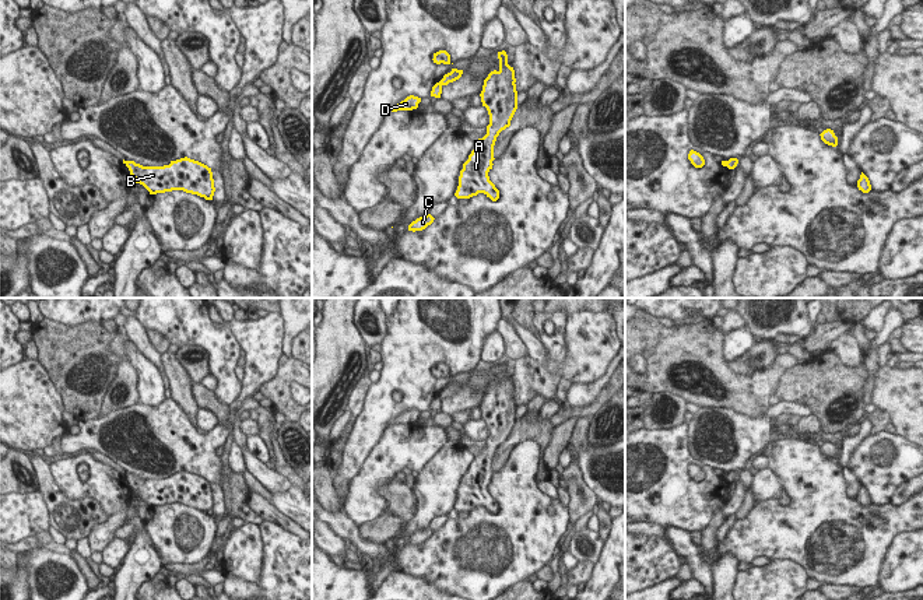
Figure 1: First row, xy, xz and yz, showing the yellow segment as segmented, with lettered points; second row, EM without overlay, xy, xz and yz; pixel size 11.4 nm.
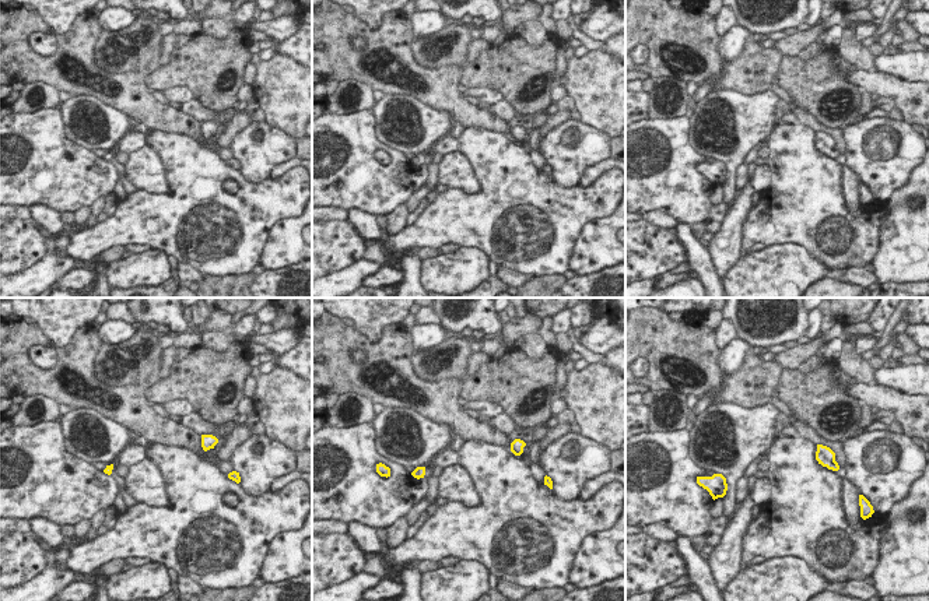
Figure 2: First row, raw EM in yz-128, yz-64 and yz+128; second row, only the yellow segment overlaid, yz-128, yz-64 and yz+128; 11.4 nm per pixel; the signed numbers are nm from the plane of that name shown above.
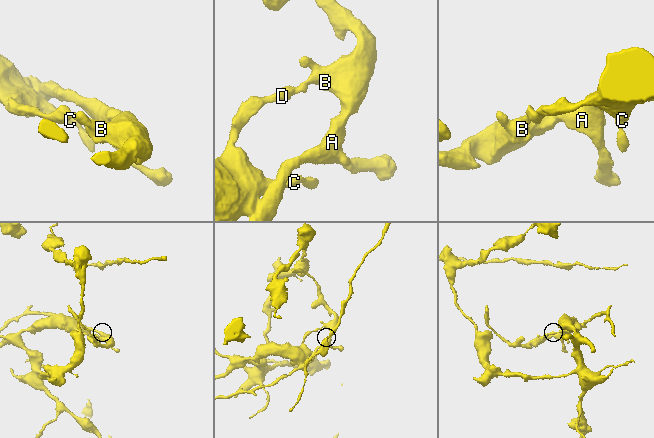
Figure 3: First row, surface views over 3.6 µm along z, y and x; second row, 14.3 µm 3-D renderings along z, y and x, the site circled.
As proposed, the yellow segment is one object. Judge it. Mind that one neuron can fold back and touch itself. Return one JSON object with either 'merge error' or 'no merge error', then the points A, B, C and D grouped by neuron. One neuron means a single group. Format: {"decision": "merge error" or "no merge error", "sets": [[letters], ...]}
{"decision": "merge error", "sets": [["A", "B"], ["C", "D"]]}

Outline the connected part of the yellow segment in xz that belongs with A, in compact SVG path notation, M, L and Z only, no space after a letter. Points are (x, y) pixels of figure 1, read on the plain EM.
M505 364L498 365L499 383L494 383L484 393L480 407L482 420L489 428L487 448L475 453L475 462L463 477L459 490L459 499L455 506L457 512L470 512L484 506L492 515L499 512L499 503L489 494L488 485L492 483L494 459L502 443L510 439L510 434L517 422L517 404L515 383L508 378Z

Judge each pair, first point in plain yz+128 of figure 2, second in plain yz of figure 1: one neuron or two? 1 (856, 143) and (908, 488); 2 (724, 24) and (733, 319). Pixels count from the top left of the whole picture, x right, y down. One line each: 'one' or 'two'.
1: two
2: one

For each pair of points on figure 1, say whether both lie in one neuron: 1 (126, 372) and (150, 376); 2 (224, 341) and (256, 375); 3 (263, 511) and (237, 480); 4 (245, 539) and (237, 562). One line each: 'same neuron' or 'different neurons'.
1: different neurons
2: different neurons
3: different neurons
4: same neuron

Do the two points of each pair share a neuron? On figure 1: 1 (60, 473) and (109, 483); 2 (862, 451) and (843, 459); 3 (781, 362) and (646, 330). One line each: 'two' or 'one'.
1: one
2: two
3: one

